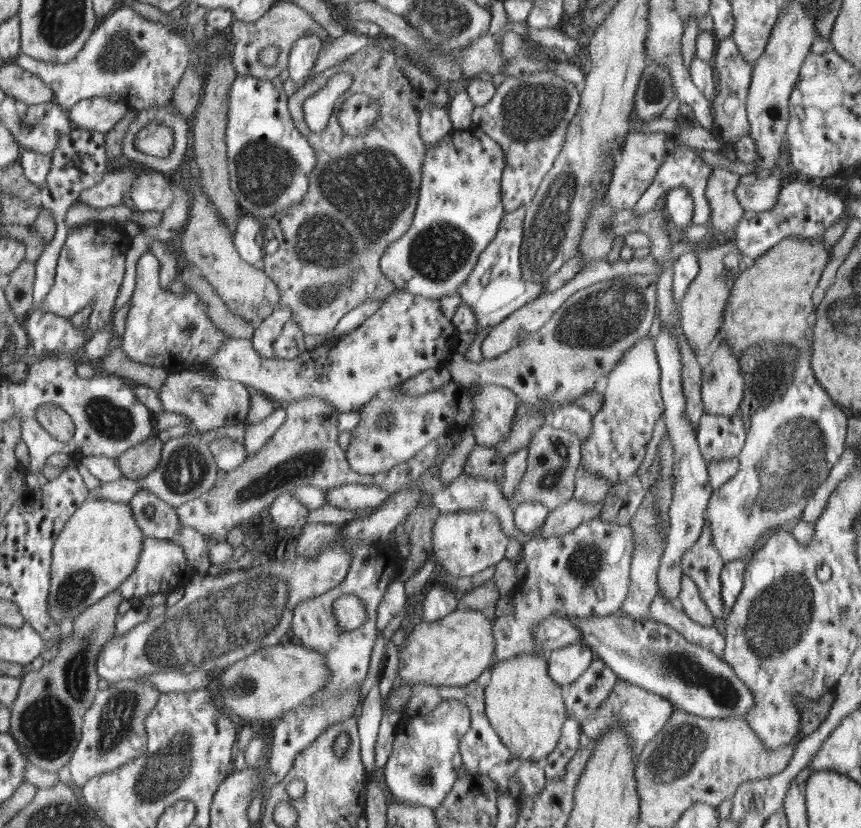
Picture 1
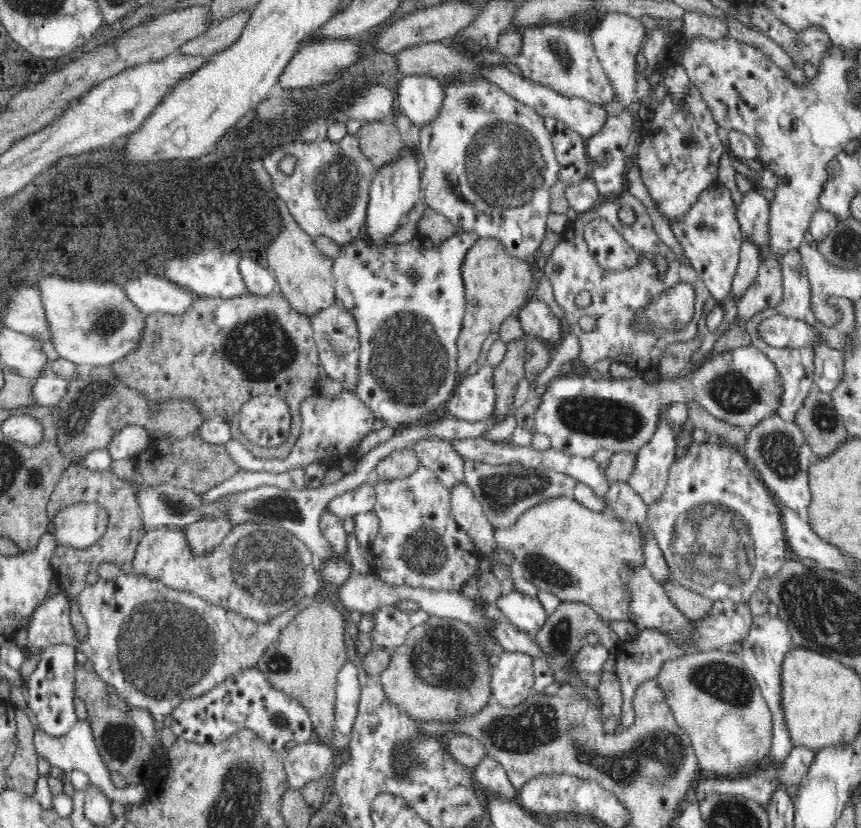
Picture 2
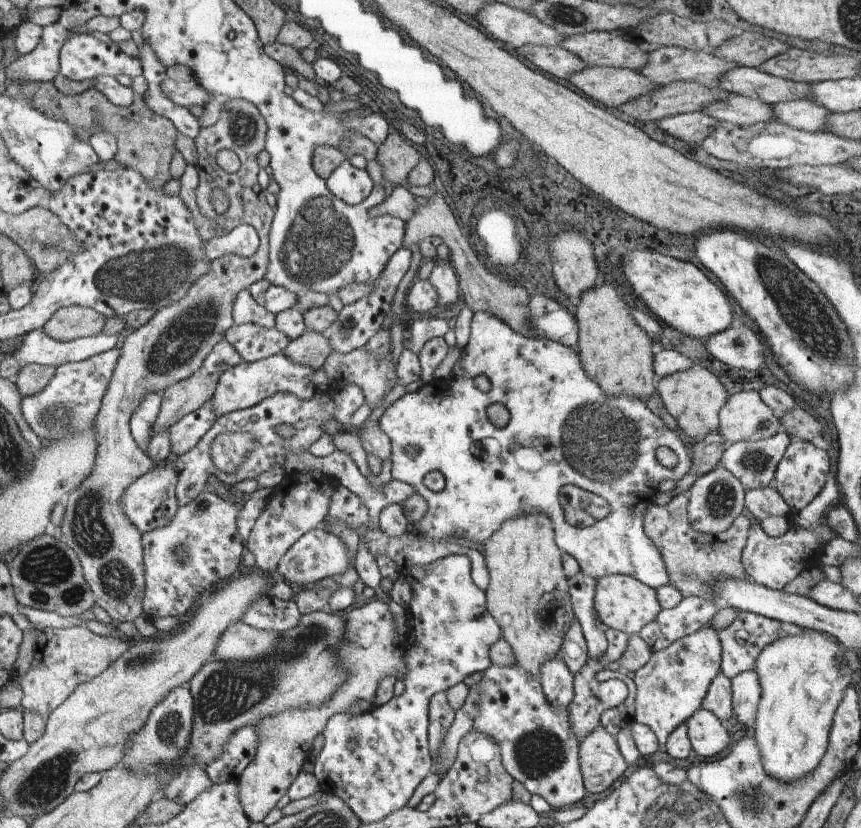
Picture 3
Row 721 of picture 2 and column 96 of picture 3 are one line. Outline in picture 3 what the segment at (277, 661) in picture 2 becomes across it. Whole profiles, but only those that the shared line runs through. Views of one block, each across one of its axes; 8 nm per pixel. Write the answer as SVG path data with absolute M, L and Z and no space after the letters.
M73 305L60 308L43 327L56 341L72 341L103 332L106 318L95 309Z

